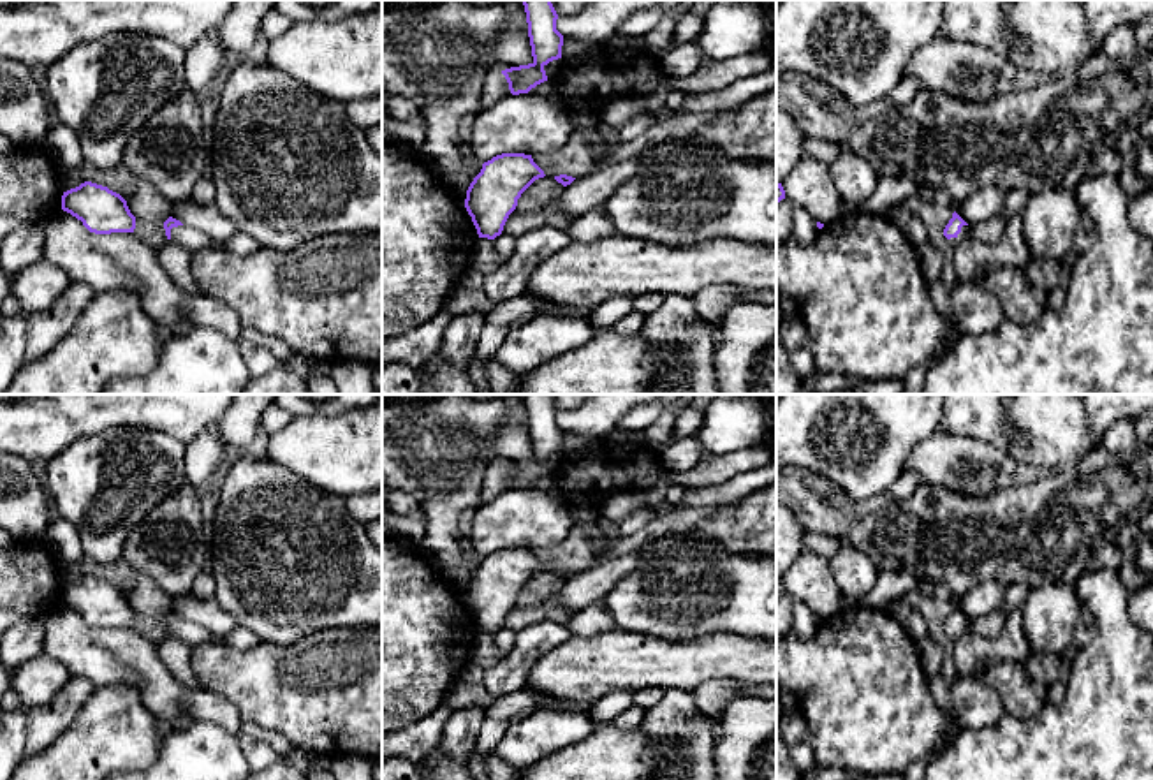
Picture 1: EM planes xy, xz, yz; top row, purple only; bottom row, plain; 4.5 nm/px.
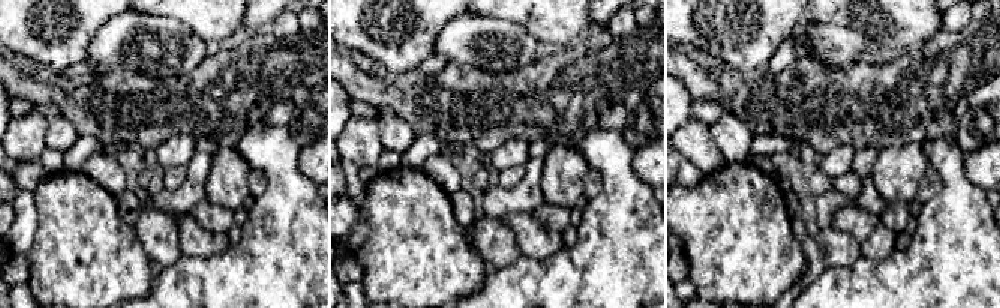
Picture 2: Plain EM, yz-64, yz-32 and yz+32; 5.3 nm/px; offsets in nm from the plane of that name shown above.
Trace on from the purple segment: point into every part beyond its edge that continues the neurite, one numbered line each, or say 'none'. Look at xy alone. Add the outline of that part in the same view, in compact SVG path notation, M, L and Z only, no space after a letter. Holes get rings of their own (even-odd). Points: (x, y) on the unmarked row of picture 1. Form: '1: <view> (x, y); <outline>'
1: xy (190, 632); M178 620L171 623L171 636L185 641L190 646L215 639L213 634L202 625L188 620Z

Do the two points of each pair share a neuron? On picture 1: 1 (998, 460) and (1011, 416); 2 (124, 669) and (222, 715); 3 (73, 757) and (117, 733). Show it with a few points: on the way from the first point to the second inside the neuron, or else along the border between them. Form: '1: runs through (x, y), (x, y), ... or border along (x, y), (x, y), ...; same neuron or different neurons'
1: border along (962, 435), (1000, 444), (1016, 462); different neurons
2: runs through (148, 676), (171, 699), (198, 703); same neuron
3: runs through (83, 756), (106, 736); same neuron

